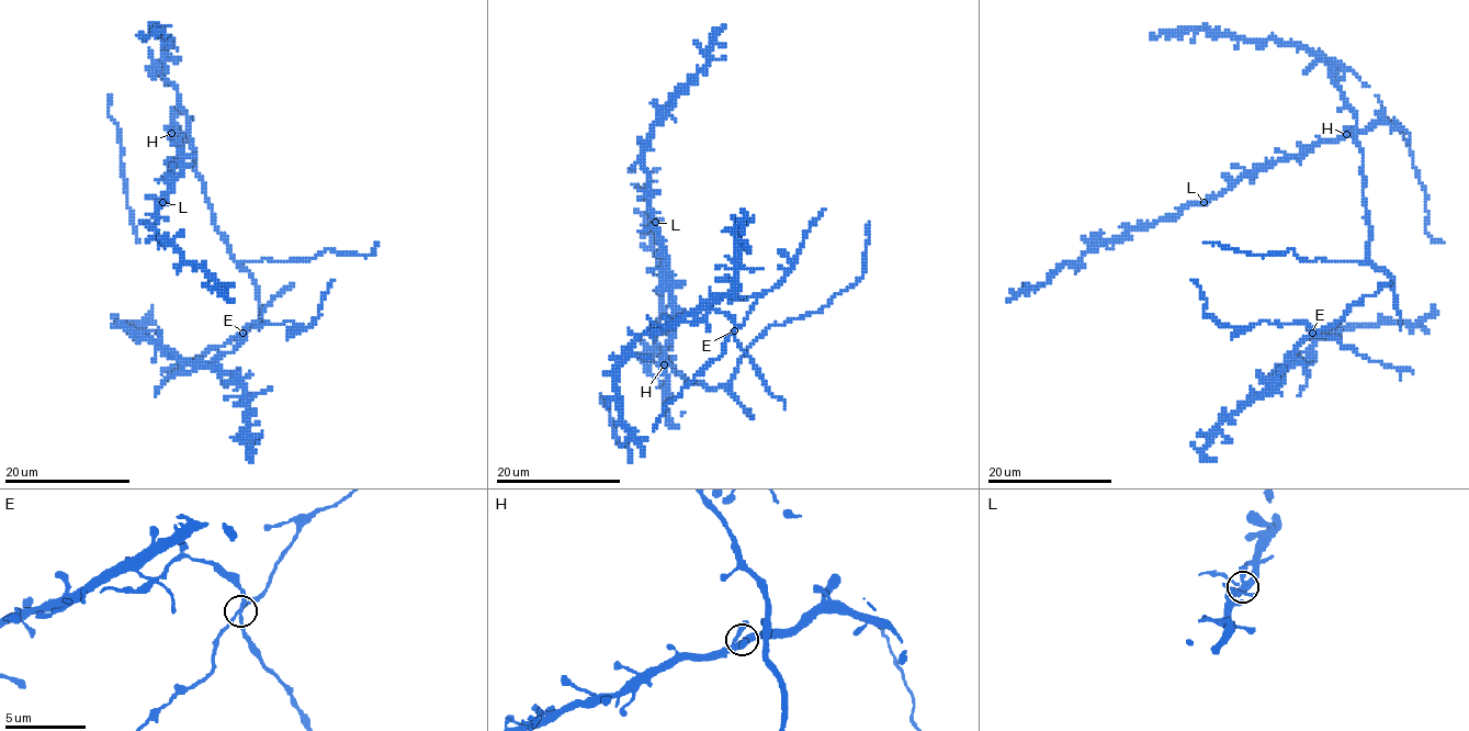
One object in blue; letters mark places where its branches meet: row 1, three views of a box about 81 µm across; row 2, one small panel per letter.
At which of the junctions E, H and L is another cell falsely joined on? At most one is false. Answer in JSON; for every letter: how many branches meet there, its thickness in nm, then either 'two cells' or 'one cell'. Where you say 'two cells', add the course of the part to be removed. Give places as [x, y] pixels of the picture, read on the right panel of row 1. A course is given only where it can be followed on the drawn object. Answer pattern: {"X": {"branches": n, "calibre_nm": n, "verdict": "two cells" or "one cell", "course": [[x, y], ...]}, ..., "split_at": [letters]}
{"E": {"branches": 4, "calibre_nm": 240, "verdict": "two cells", "course": [[1312, 333], [1291, 352], [1308, 373], [1306, 385], [1298, 395]]}, "H": {"branches": 4, "calibre_nm": 360, "verdict": "one cell"}, "L": {"branches": 4, "calibre_nm": 300, "verdict": "one cell"}, "split_at": ["E"]}

